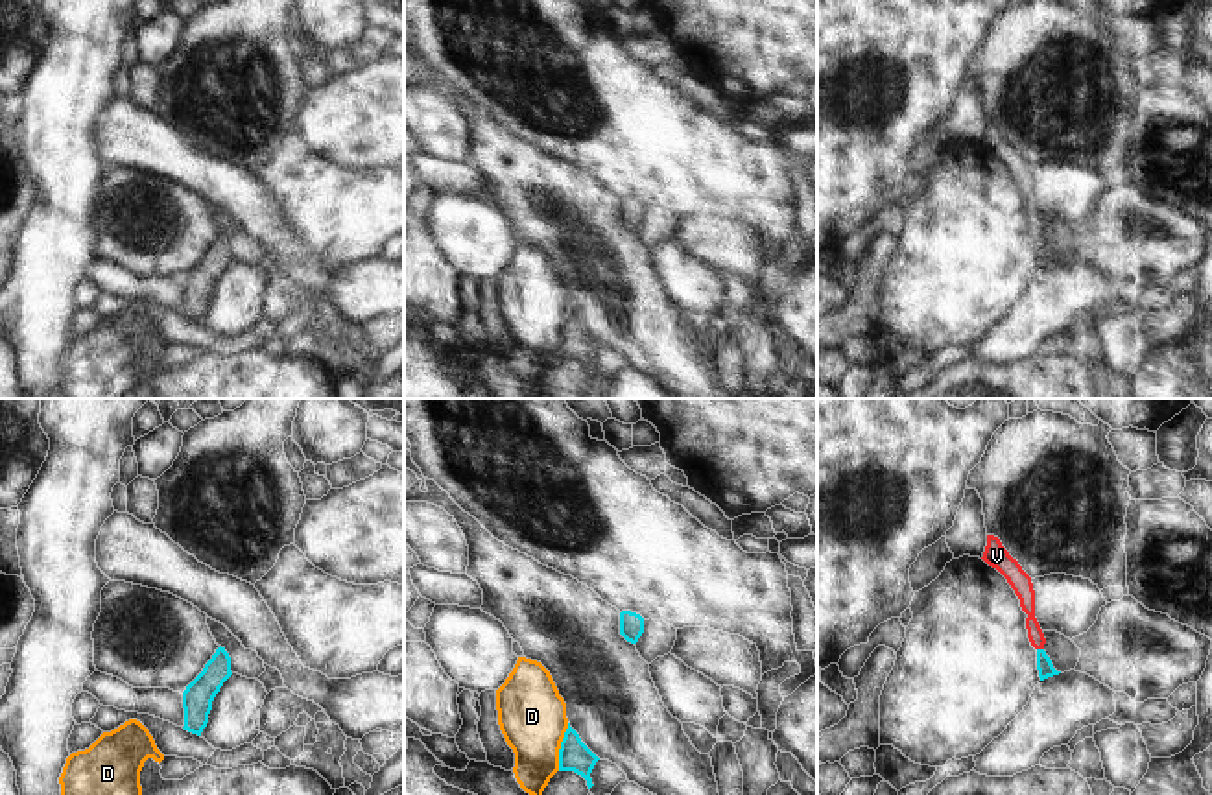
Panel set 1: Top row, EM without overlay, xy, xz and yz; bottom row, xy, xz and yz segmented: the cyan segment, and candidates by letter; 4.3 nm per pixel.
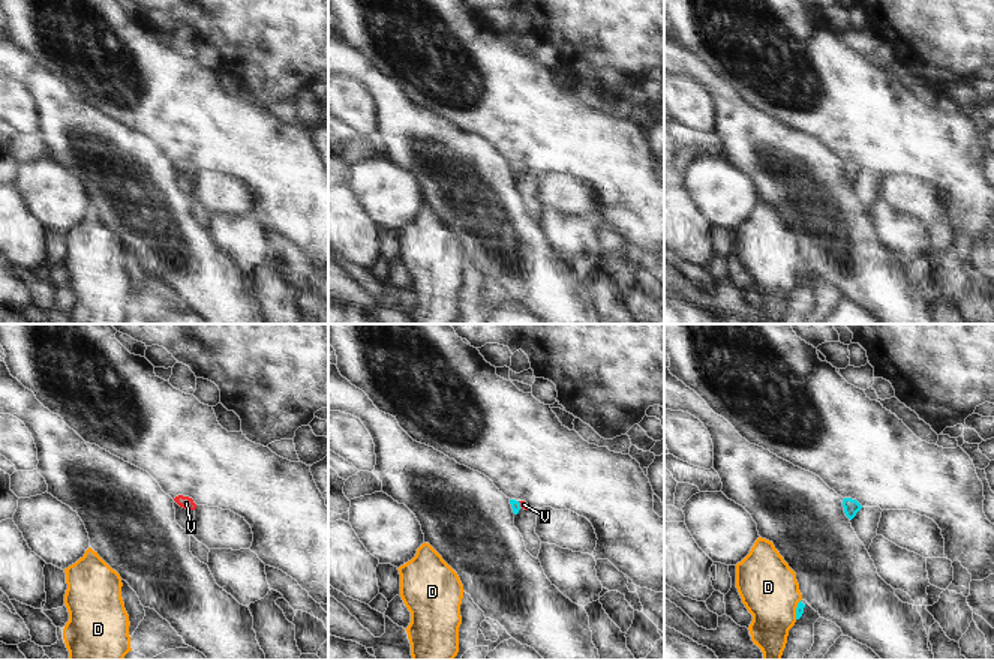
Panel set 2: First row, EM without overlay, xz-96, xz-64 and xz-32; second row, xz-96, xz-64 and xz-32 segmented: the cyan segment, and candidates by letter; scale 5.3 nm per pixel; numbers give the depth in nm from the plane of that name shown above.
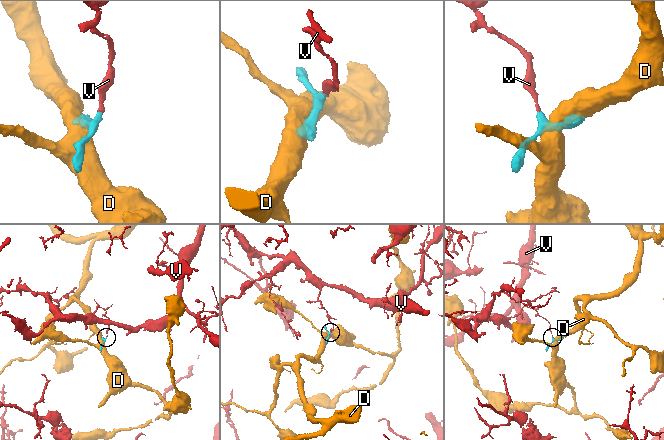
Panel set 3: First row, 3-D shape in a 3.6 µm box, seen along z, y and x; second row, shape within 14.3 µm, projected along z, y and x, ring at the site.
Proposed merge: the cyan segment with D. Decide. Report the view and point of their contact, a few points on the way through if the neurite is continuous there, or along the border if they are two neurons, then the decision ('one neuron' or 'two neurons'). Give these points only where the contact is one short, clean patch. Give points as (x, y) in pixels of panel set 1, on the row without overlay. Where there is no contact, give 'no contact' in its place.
contact xz (561, 334); two neurons

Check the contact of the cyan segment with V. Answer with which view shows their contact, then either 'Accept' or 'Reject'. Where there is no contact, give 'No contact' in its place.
Touches cyan in yz. Accept

